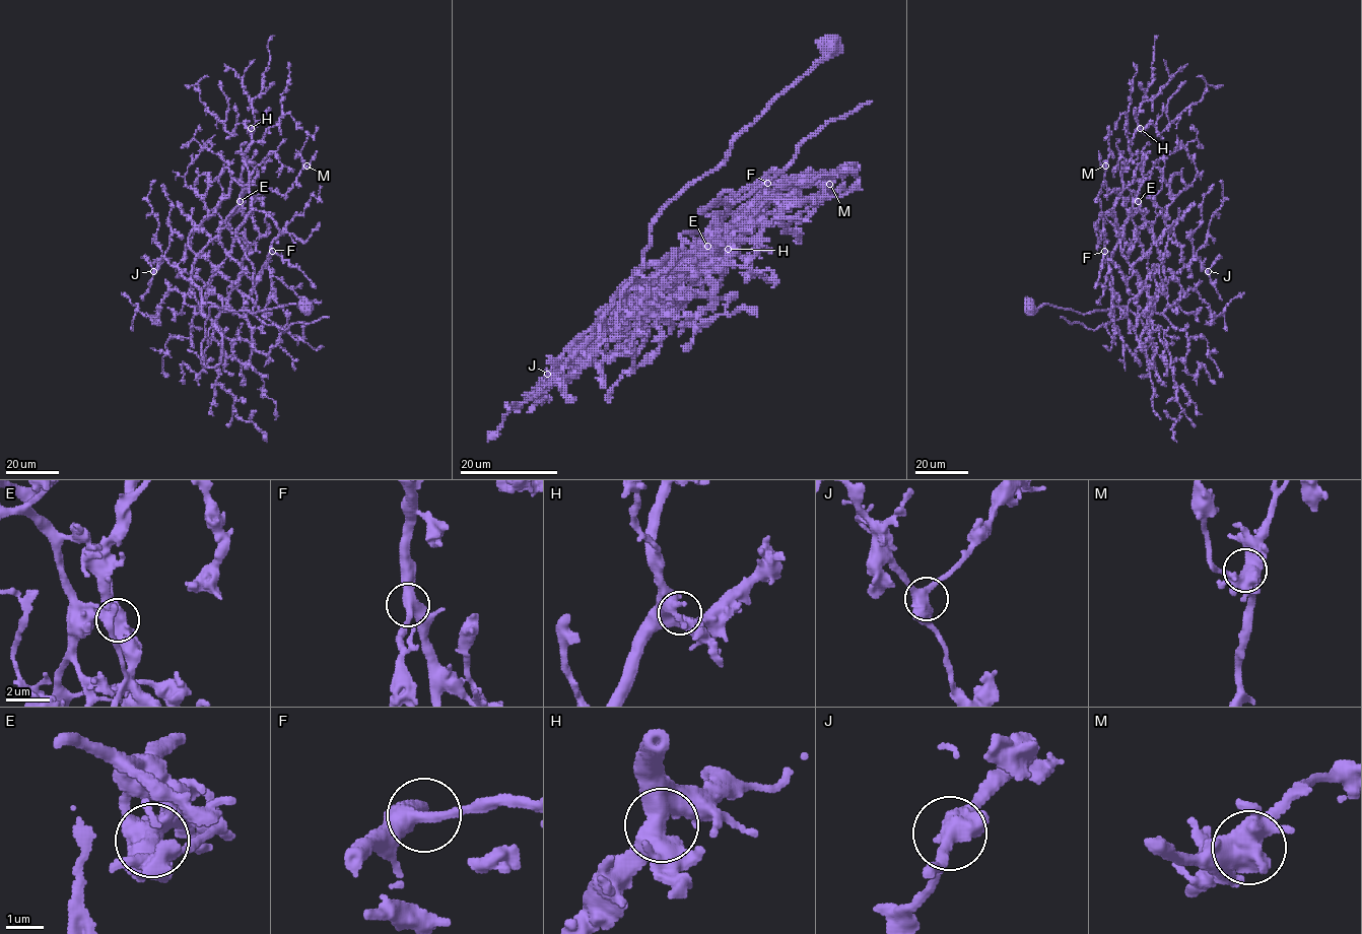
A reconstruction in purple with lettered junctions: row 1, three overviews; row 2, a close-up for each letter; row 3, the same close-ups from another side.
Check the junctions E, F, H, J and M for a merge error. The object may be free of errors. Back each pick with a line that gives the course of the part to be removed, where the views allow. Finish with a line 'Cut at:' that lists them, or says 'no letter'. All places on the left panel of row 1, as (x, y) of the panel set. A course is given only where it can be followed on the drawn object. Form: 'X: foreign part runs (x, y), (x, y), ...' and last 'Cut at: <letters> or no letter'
E: foreign part runs (240, 201), (248, 188), (251, 207), (237, 240), (253, 269), (253, 313), (283, 329), (329, 316)
Cut at: E

